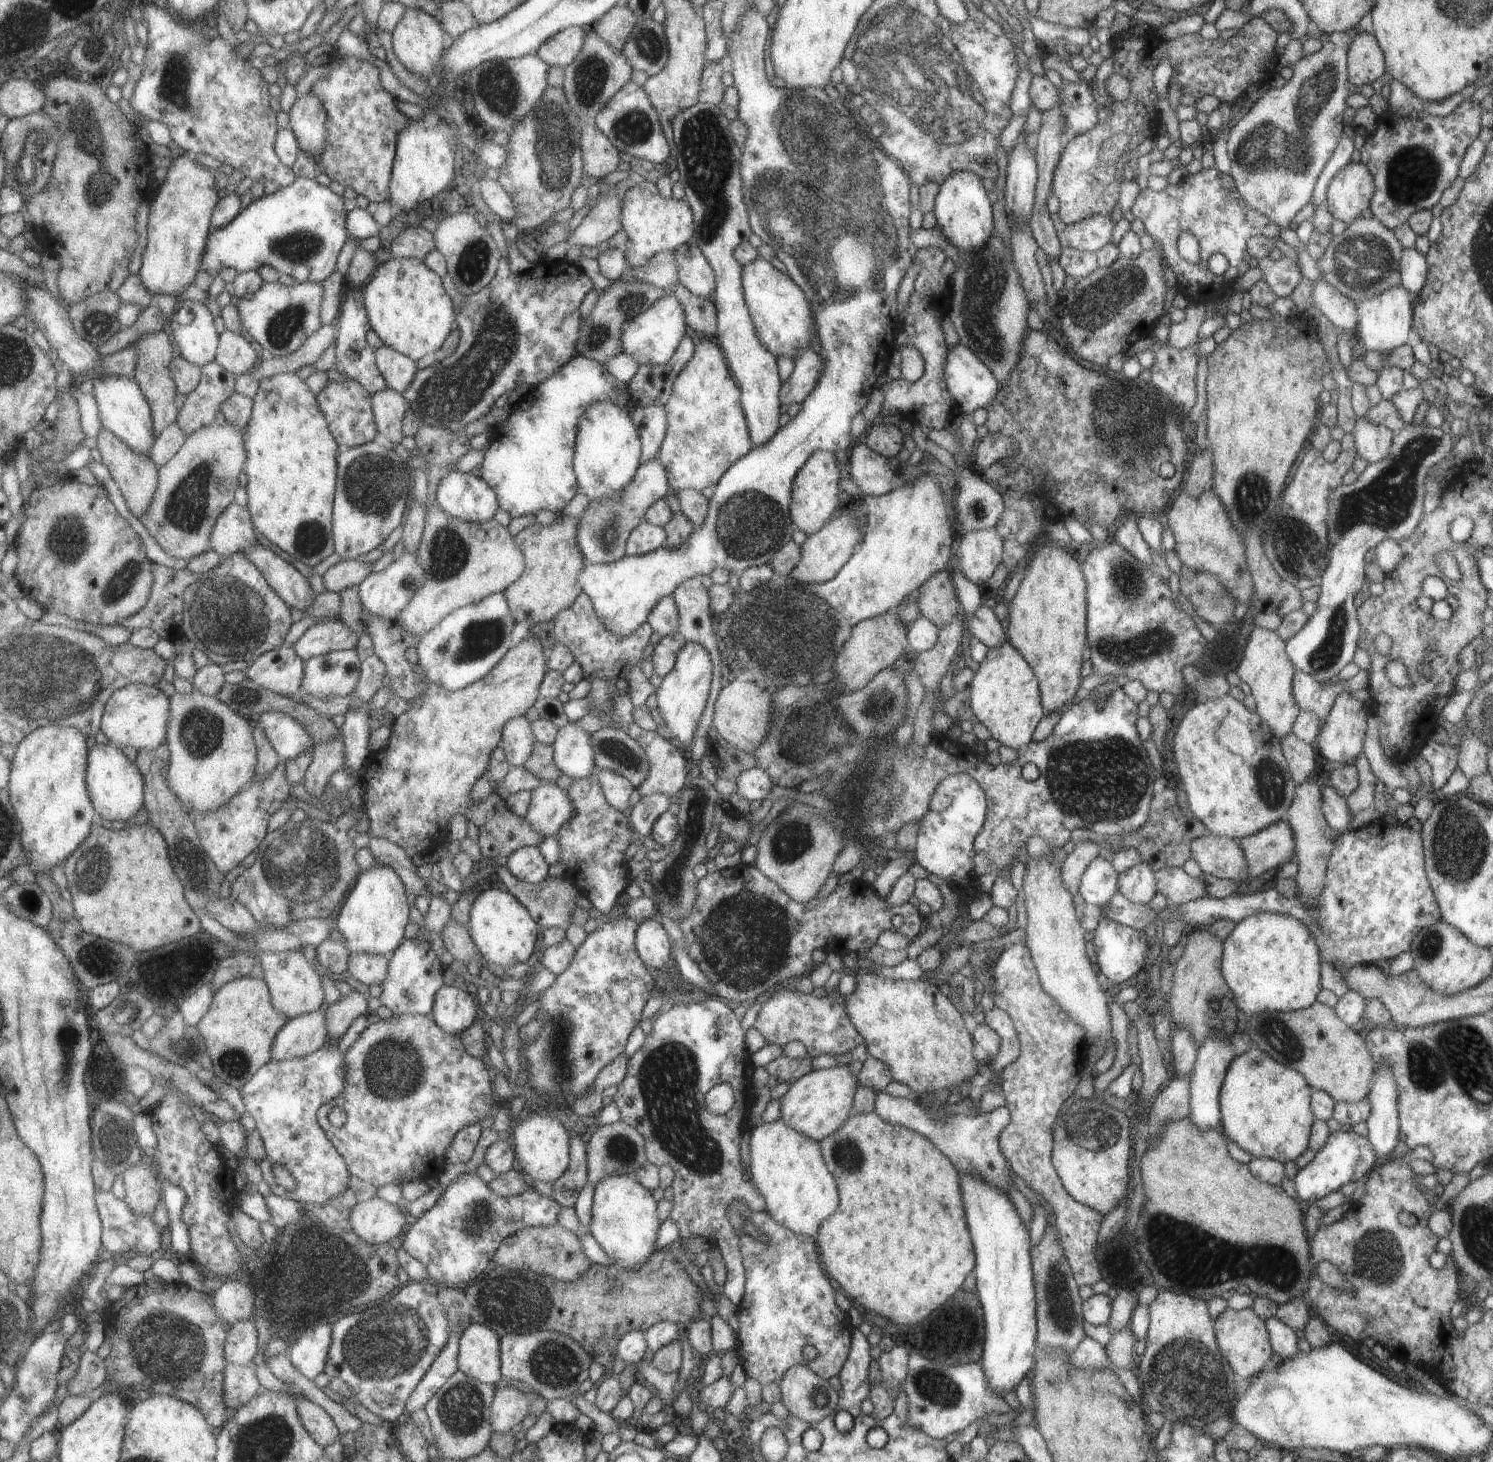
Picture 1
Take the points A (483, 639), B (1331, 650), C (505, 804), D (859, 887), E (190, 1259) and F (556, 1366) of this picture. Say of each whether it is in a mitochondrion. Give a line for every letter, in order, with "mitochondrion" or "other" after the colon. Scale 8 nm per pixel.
A: mitochondrion
B: mitochondrion
C: other
D: other
E: other
F: mitochondrion

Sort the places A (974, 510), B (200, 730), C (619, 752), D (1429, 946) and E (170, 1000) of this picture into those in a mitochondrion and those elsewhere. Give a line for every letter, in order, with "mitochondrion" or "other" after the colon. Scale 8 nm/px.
A: mitochondrion
B: mitochondrion
C: mitochondrion
D: mitochondrion
E: other

